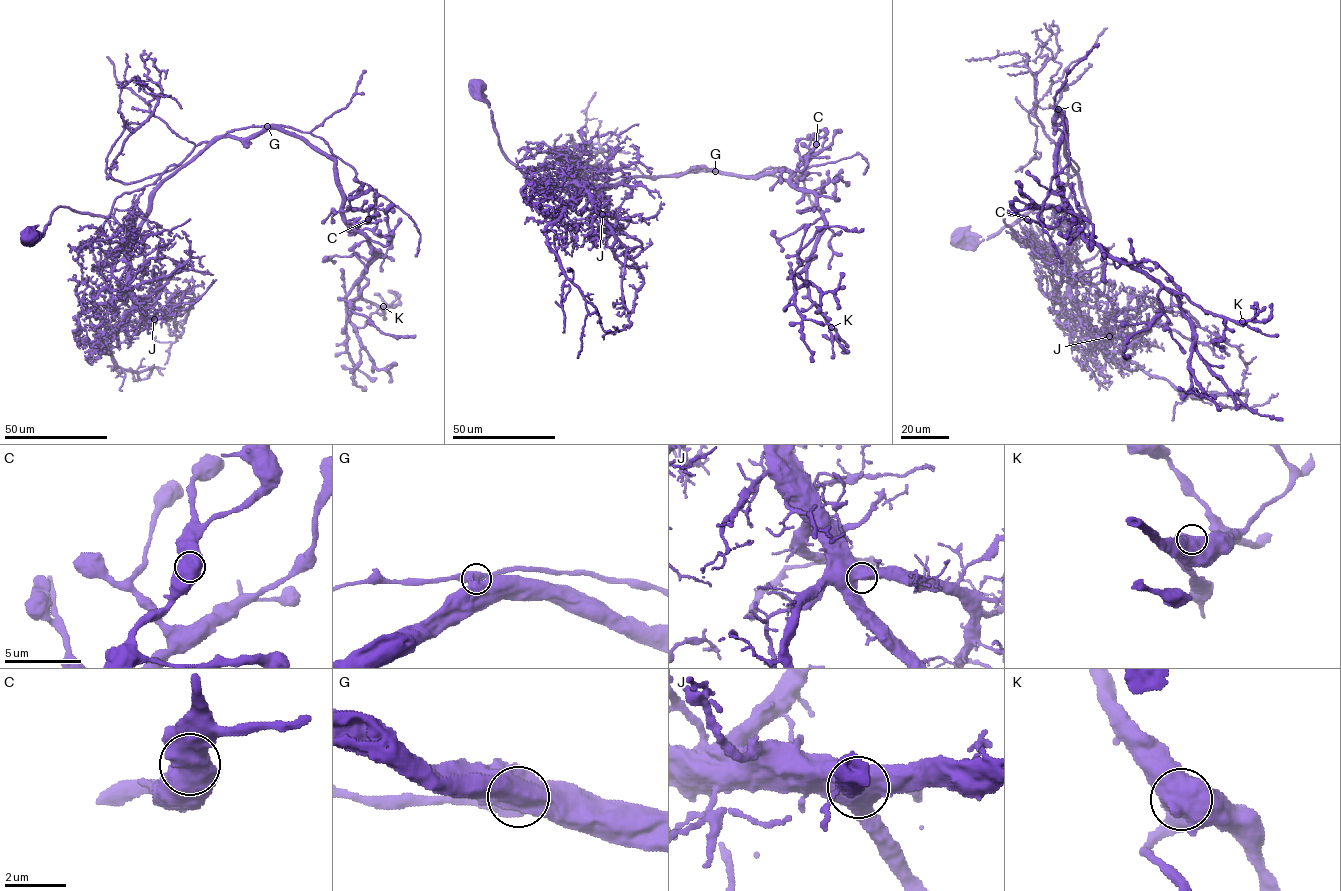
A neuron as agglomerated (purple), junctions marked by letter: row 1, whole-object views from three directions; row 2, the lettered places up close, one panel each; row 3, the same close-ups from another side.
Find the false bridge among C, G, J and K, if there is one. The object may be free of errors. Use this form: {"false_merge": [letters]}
{"false_merge": ["G"]}

